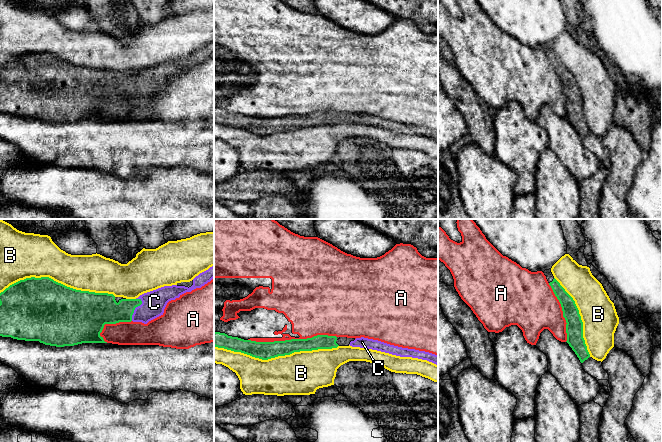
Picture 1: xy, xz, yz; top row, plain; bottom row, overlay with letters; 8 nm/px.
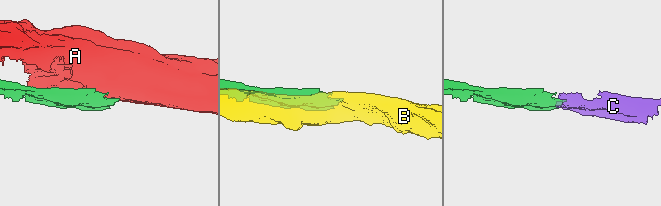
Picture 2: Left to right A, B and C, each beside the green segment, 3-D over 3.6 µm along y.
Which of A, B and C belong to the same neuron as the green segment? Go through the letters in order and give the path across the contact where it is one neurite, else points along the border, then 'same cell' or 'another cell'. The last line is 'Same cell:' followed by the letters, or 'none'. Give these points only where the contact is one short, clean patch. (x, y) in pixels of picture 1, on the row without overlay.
A: another cell
B: another cell
C: across xy (103, 85), (134, 85), (144, 85), (154, 78) | same cell
Same cell: C

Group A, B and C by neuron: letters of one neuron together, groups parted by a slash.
A / B / C

